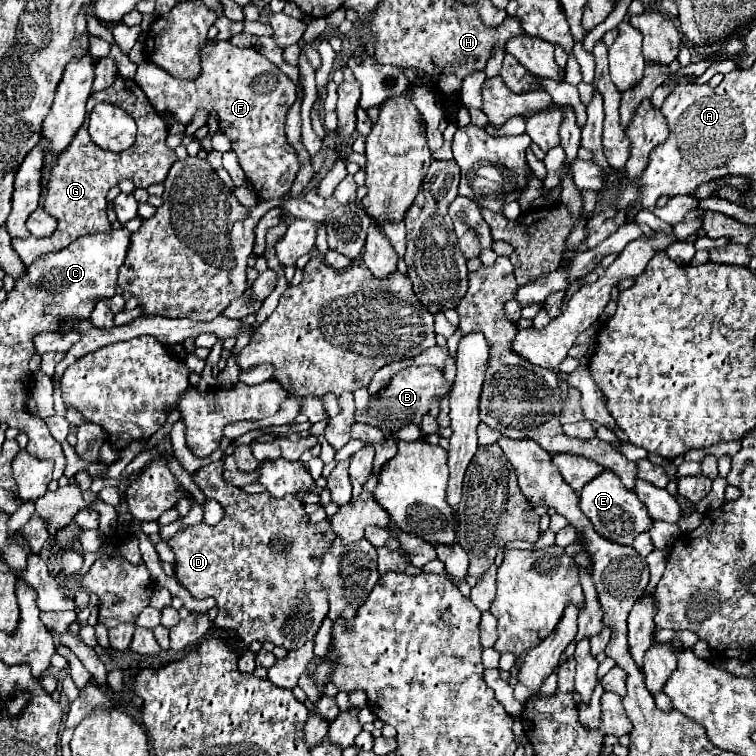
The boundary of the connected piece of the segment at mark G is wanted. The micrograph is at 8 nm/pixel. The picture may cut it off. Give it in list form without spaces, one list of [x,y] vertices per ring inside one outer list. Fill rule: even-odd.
[[[116,74],[116,80],[110,88],[104,88],[100,92],[92,92],[86,104],[86,117],[74,142],[58,156],[56,166],[50,172],[50,180],[46,184],[46,196],[44,196],[44,210],[58,220],[58,228],[52,236],[48,238],[27,238],[12,239],[14,250],[20,254],[26,266],[30,266],[36,258],[48,254],[48,252],[60,252],[66,248],[72,240],[86,236],[86,234],[96,234],[96,232],[110,232],[112,226],[106,218],[106,194],[110,188],[118,186],[120,180],[128,178],[132,180],[138,188],[148,188],[150,184],[164,182],[170,166],[176,162],[174,150],[166,148],[164,140],[168,136],[168,128],[164,120],[154,112],[150,106],[146,94],[134,80],[122,78]],[[98,102],[114,102],[114,104],[128,104],[128,114],[134,116],[137,125],[137,136],[134,144],[128,150],[122,152],[108,152],[98,148],[88,132],[89,116],[94,104]]]

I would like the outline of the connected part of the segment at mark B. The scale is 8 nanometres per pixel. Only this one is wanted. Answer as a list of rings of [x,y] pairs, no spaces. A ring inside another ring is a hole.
[[[410,366],[400,370],[398,374],[392,376],[386,388],[382,388],[378,394],[370,396],[368,408],[364,412],[356,412],[356,422],[366,422],[370,426],[376,426],[378,430],[386,434],[394,434],[396,430],[404,428],[406,424],[420,424],[422,416],[428,412],[428,406],[432,398],[442,398],[450,392],[448,382],[444,380],[442,372],[436,370],[434,366]]]

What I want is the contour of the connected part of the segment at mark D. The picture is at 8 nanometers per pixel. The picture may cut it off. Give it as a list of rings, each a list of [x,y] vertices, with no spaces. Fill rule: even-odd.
[[[222,462],[198,468],[196,472],[192,472],[192,480],[208,498],[220,502],[220,506],[224,508],[224,518],[216,526],[208,526],[204,522],[196,526],[186,526],[168,540],[176,554],[174,574],[178,582],[198,600],[206,596],[216,598],[216,626],[236,630],[236,634],[246,644],[252,644],[254,640],[270,640],[276,646],[294,650],[312,640],[324,616],[328,614],[328,594],[322,590],[316,576],[322,552],[336,538],[334,530],[330,526],[310,526],[304,504],[296,496],[250,496],[242,488],[226,484],[222,480]]]

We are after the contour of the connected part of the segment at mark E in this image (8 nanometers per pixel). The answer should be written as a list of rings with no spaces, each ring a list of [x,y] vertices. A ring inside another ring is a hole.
[[[604,470],[602,474],[598,474],[598,478],[592,478],[584,486],[584,490],[580,492],[580,508],[588,516],[588,520],[594,524],[598,534],[626,546],[632,544],[638,532],[646,532],[652,524],[644,504],[638,500],[638,496],[632,490],[626,490],[622,486],[620,478],[612,470]]]

